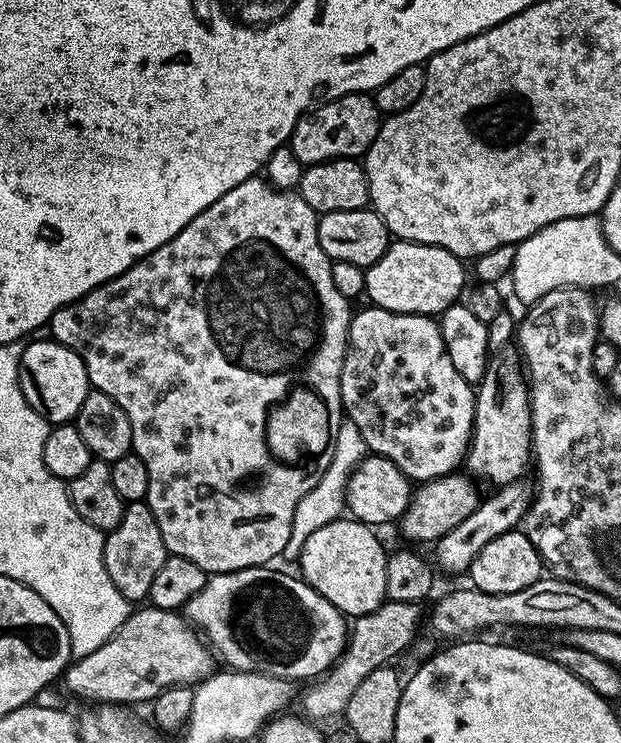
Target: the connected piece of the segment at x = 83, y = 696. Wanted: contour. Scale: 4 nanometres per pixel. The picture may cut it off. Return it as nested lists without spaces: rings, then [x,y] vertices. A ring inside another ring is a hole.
[[[140,606],[137,610],[129,611],[126,622],[122,622],[120,629],[112,635],[102,646],[98,646],[98,650],[94,650],[94,654],[86,654],[79,658],[73,659],[69,663],[68,667],[64,670],[62,677],[62,685],[72,696],[77,696],[80,700],[88,700],[84,702],[91,702],[93,705],[97,704],[122,704],[125,706],[137,706],[143,702],[150,702],[158,694],[162,694],[164,688],[173,688],[176,684],[187,684],[189,686],[195,686],[200,683],[201,680],[205,680],[206,677],[211,676],[213,672],[217,671],[218,661],[211,648],[208,647],[203,636],[188,623],[187,619],[179,611],[171,612],[170,610],[162,610],[161,608],[154,608],[151,606]]]

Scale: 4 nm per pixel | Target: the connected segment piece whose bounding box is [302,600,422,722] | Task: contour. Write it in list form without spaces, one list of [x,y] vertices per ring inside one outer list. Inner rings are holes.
[[[388,600],[380,604],[378,610],[355,617],[351,621],[348,644],[344,647],[342,655],[323,676],[311,681],[305,687],[308,688],[305,692],[303,689],[303,715],[312,722],[328,720],[331,716],[343,717],[350,702],[350,694],[354,694],[354,690],[362,686],[362,678],[366,678],[366,674],[374,670],[385,667],[395,656],[402,655],[408,647],[408,651],[413,647],[417,639],[416,627],[420,624],[420,610],[422,610],[420,604]]]

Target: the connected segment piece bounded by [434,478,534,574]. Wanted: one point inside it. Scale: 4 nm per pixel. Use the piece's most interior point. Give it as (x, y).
(504, 512)

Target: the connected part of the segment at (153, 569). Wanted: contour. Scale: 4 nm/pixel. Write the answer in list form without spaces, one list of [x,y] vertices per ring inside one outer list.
[[[143,500],[125,503],[122,522],[118,522],[118,526],[114,526],[114,530],[104,537],[104,561],[110,582],[118,586],[118,590],[129,602],[147,601],[154,577],[158,575],[158,569],[162,562],[166,562],[168,555],[162,542],[162,530],[158,530],[158,522],[154,522],[150,506]]]

